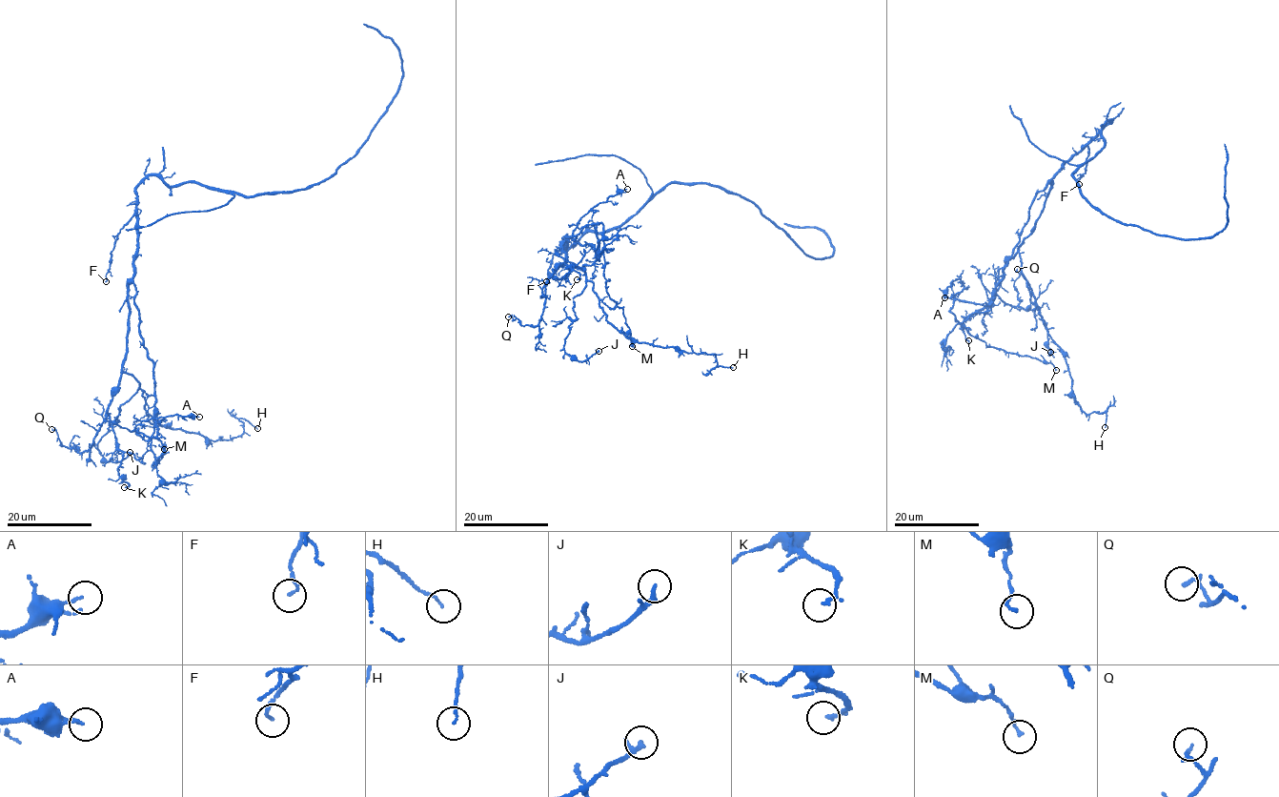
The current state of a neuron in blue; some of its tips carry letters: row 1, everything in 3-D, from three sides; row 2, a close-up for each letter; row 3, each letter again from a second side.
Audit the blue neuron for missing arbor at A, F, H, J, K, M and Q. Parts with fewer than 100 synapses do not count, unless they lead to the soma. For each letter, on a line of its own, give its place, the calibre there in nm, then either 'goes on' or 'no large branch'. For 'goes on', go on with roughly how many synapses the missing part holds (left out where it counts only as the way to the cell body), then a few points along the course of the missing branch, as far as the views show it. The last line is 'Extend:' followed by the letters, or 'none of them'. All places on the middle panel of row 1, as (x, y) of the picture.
A: at (627, 189); 110 nm thick; no large branch
F: at (546, 281); 110 nm thick; no large branch
H: at (733, 367); 100 nm thick; no large branch
J: at (598, 351); 140 nm thick; no large branch
K: at (577, 279); 140 nm thick; no large branch
M: at (632, 346); 100 nm thick; no large branch
Q: at (508, 316); 160 nm thick; no large branch
Extend: none of them

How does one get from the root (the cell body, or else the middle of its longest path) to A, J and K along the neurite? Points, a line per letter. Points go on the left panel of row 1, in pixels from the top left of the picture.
A: (143, 181), (135, 190), (132, 280), (140, 335), (153, 363), (158, 435), (135, 430), (169, 415), (199, 417)
J: (143, 181), (135, 190), (138, 245), (121, 367), (139, 388), (97, 445), (108, 461), (130, 452)
K: (143, 181), (135, 190), (138, 245), (128, 292), (128, 350), (106, 411), (123, 453), (117, 469), (124, 487)

